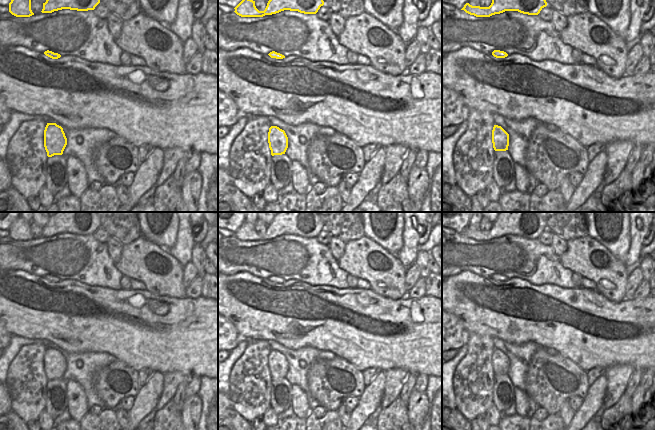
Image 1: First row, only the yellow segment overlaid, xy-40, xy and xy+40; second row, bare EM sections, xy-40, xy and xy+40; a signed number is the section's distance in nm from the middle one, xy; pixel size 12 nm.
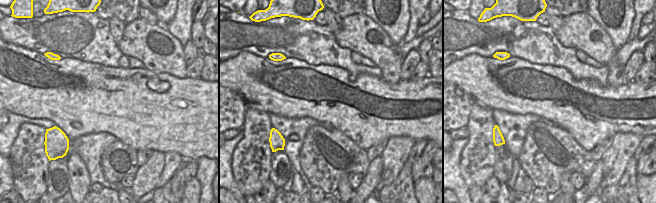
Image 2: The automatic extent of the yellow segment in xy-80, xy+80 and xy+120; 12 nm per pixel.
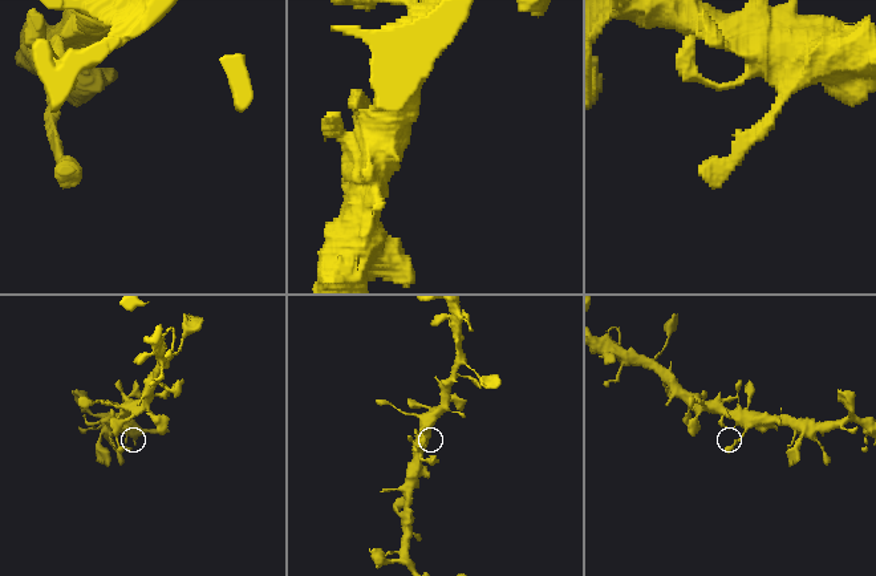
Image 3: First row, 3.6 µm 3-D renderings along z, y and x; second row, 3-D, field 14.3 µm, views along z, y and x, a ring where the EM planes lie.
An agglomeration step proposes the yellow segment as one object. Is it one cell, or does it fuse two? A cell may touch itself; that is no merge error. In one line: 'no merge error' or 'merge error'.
no merge error

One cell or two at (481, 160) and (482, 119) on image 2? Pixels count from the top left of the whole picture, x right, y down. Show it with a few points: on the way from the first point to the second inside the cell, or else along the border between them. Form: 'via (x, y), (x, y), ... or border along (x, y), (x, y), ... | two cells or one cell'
via (481, 150), (481, 129) | one cell

